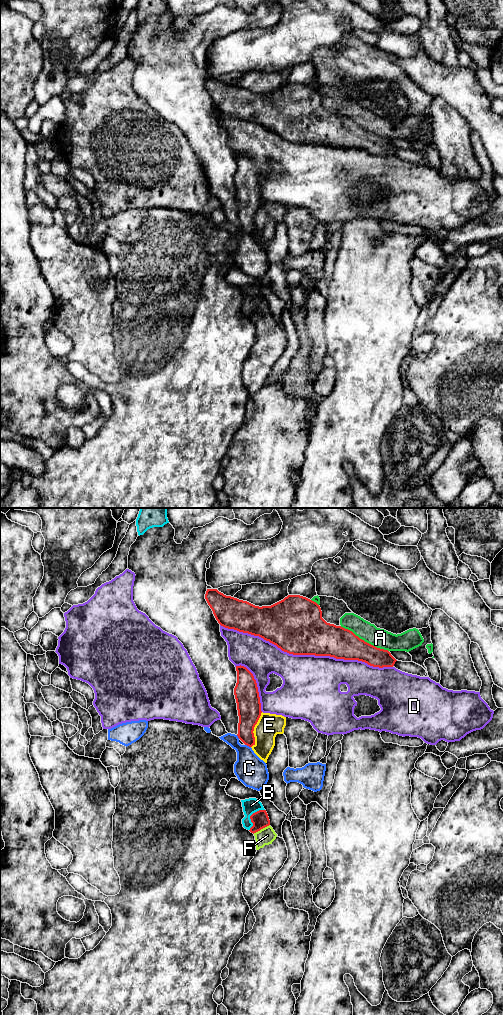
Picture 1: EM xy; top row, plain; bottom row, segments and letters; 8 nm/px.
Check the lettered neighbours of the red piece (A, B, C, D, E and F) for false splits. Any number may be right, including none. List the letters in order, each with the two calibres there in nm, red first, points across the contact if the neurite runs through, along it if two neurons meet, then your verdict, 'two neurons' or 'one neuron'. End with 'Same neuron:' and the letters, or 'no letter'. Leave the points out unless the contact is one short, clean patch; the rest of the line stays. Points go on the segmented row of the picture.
A: 260/160 nm | two neurons
B: 140/120 nm | along xy (264, 809), (259, 809), (250, 816), (252, 826), (249, 830) | two neurons
C: 170/240 nm | two neurons
D: 440/460 nm | two neurons
E: 190/190 nm | along xy (262, 712), (254, 727), (254, 744), (251, 747) | two neurons
F: 140/140 nm | across xy (260, 819), (261, 828), (267, 835) | one neuron
Same neuron: F

